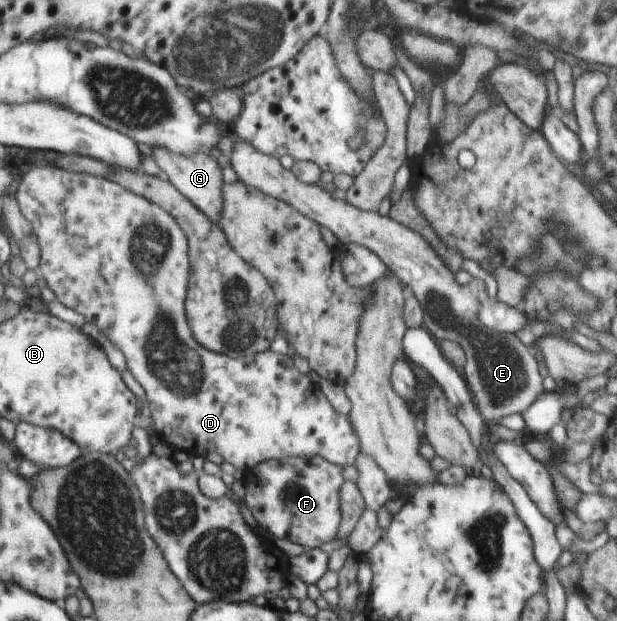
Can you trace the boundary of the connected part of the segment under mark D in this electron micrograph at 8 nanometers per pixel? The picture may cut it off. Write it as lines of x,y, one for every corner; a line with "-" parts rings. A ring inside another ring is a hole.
35,166
31,168
22,178
22,182
16,192
16,198
20,203
21,211
30,221
42,249
42,260
38,270
39,276
43,277
47,282
56,299
68,308
80,313
87,320
87,323
95,324
115,347
124,354
127,370
146,392
146,399
152,412
153,430
162,441
188,454
194,453
193,449
196,445
208,447
209,451
218,453
224,462
233,465
235,469
241,470
255,468
263,460
316,456
322,457
326,462
333,465
354,466
353,462
362,454
360,436
357,435
351,420
345,414
336,414
331,409
329,402
321,393
318,383
308,380
308,376
300,374
295,369
294,358
290,358
286,354
273,353
268,349
251,357
233,359
229,358
228,355
205,349
197,342
192,326
189,324
189,314
186,312
192,277
190,245
186,233
172,215
157,204
150,202
147,198
126,190
123,186
107,177
72,172
57,166

